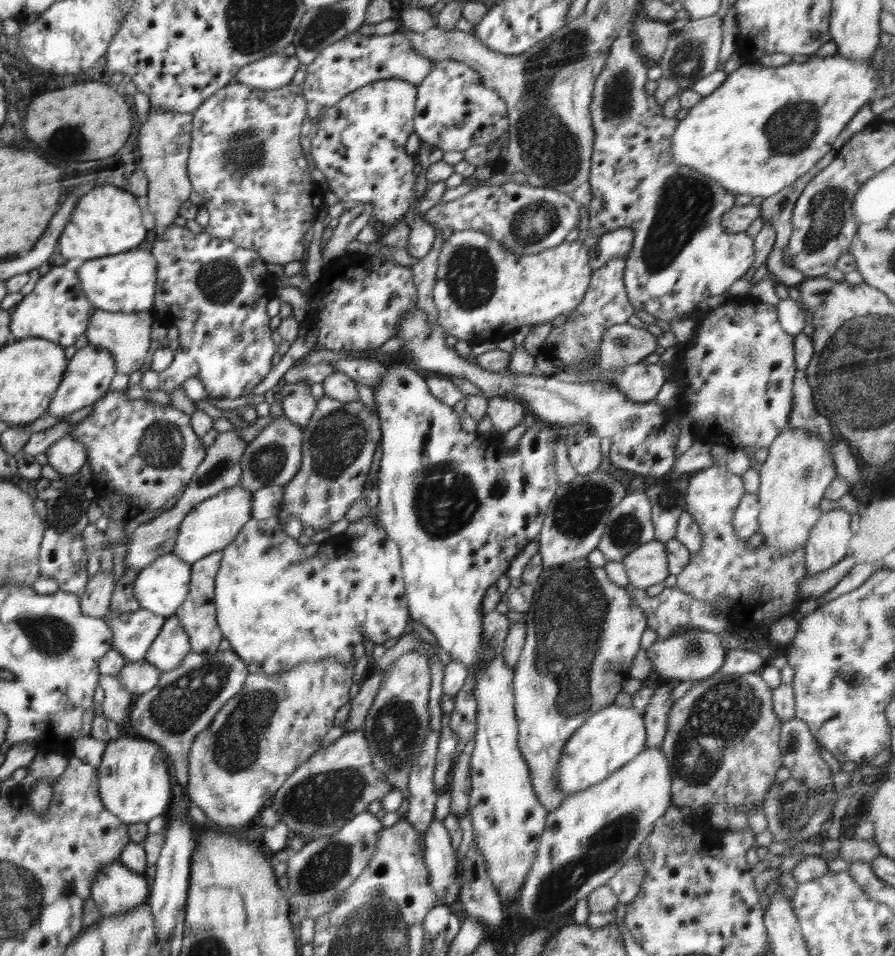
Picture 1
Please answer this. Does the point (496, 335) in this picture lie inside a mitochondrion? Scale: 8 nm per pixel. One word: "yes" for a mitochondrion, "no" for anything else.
no

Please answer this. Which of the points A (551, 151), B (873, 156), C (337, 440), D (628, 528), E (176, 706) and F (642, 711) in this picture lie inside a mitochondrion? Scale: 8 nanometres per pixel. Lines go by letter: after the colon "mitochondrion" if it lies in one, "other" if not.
A: mitochondrion
B: other
C: mitochondrion
D: mitochondrion
E: mitochondrion
F: other

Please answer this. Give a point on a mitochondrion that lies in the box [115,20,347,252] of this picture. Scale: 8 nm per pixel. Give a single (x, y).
(246, 149)

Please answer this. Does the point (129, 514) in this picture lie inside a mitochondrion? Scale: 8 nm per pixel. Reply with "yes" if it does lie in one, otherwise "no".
no

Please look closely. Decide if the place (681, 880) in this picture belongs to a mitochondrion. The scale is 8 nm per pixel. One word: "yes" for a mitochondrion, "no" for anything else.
no

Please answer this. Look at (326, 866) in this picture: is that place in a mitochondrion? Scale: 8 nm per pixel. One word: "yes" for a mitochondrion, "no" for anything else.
yes

